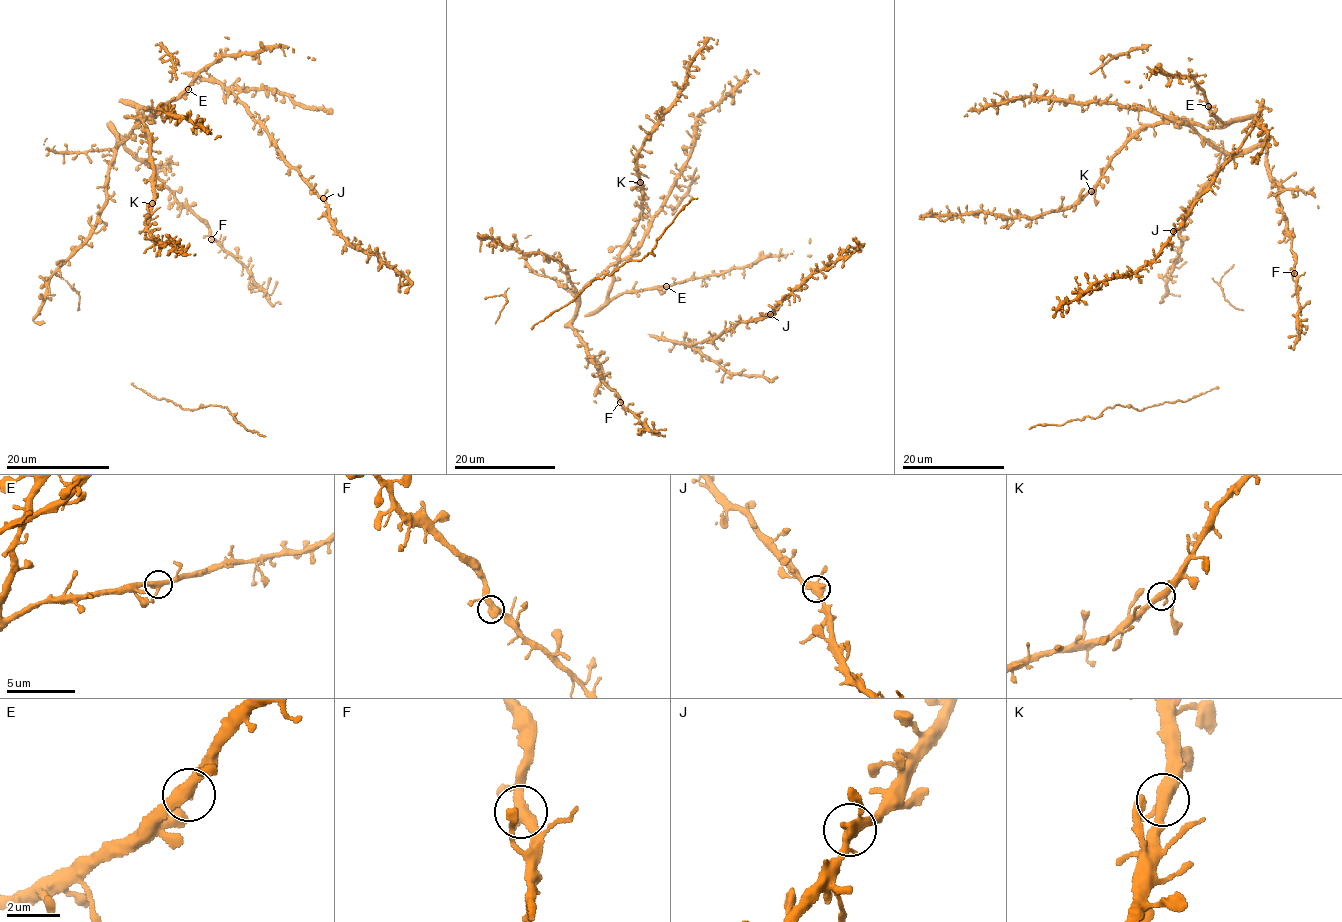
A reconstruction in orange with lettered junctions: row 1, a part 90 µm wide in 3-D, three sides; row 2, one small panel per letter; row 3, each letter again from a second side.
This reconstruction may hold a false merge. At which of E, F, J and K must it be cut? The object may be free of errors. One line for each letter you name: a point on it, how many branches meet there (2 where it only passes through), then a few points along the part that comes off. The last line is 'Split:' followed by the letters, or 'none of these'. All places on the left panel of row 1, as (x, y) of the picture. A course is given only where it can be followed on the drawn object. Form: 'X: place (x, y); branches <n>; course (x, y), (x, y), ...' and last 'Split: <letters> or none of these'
Split: none of these

